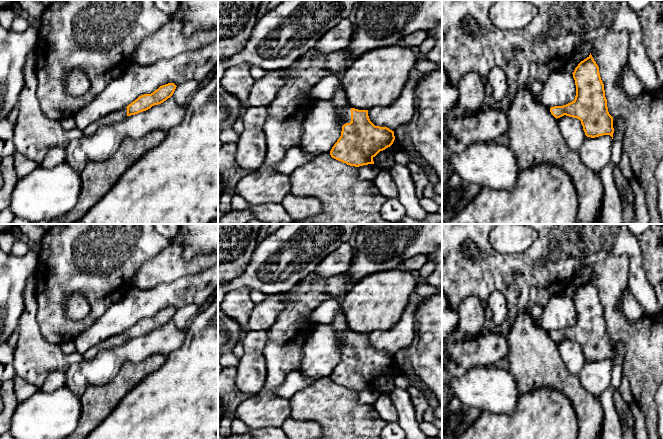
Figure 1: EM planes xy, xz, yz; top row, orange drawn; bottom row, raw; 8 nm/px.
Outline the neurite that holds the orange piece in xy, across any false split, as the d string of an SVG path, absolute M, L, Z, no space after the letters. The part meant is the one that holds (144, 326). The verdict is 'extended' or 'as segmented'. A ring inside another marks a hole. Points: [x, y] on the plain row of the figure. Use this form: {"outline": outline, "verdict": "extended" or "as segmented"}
{"outline": "M168 307L160 310L151 318L144 318L139 320L127 331L107 339L98 346L90 348L84 354L84 358L92 359L99 350L123 345L127 340L138 338L150 333L154 329L163 327L173 319L176 311L177 310L174 307Z", "verdict": "extended"}

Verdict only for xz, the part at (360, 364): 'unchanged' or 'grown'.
grown

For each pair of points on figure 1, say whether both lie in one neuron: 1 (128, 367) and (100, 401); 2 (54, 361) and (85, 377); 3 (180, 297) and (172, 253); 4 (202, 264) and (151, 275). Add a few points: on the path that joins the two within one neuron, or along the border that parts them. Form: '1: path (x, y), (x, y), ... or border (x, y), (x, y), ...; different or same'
1: path (126, 375), (108, 393); same
2: border (84, 358), (78, 363), (73, 363), (64, 372); different
3: border (200, 273), (160, 283), (155, 287); different
4: path (189, 268), (164, 268); same

